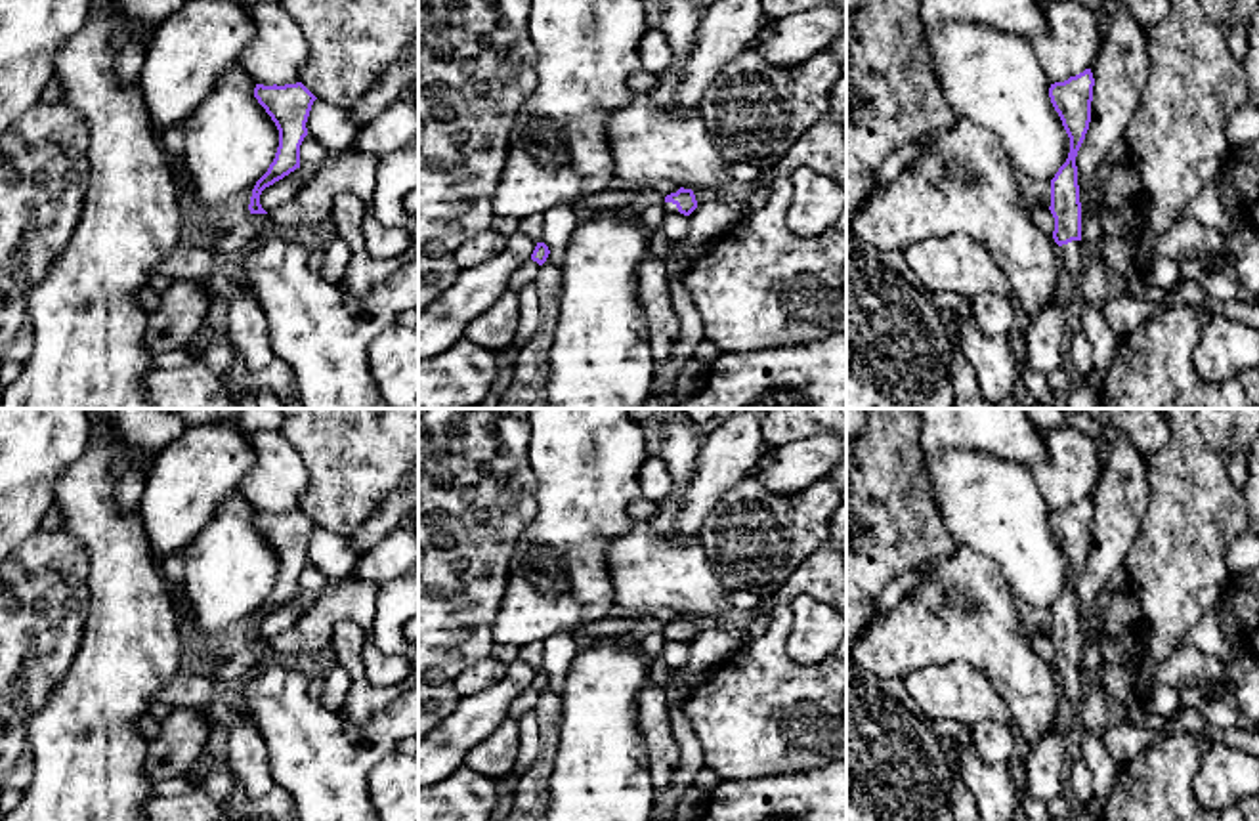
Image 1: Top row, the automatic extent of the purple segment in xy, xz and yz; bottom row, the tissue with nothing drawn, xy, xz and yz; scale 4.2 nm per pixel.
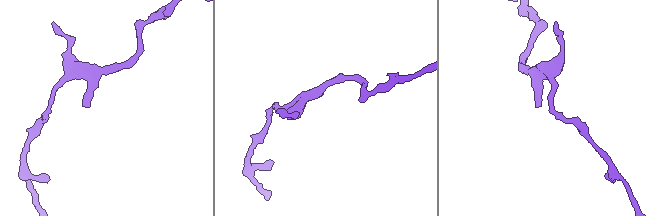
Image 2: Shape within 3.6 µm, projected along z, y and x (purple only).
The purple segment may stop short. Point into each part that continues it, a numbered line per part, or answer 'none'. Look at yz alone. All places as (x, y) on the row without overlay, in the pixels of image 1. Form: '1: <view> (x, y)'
1: yz (1072, 682)

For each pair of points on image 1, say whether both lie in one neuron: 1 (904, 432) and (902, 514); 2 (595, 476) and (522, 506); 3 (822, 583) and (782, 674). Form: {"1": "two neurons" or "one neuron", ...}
{"1": "one neuron", "2": "two neurons", "3": "one neuron"}

